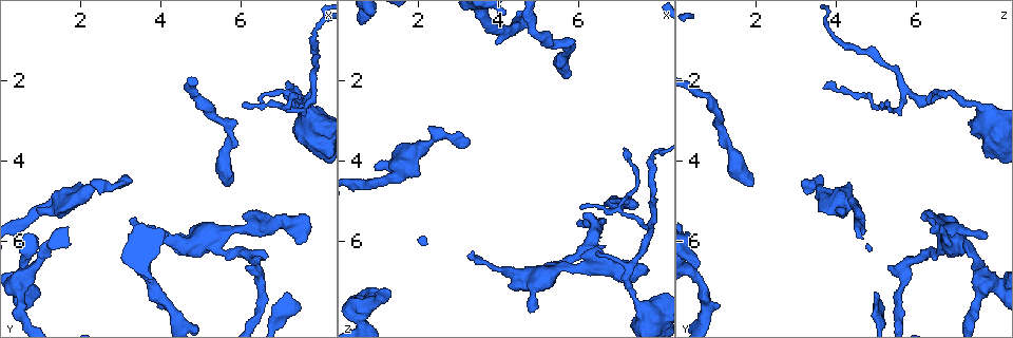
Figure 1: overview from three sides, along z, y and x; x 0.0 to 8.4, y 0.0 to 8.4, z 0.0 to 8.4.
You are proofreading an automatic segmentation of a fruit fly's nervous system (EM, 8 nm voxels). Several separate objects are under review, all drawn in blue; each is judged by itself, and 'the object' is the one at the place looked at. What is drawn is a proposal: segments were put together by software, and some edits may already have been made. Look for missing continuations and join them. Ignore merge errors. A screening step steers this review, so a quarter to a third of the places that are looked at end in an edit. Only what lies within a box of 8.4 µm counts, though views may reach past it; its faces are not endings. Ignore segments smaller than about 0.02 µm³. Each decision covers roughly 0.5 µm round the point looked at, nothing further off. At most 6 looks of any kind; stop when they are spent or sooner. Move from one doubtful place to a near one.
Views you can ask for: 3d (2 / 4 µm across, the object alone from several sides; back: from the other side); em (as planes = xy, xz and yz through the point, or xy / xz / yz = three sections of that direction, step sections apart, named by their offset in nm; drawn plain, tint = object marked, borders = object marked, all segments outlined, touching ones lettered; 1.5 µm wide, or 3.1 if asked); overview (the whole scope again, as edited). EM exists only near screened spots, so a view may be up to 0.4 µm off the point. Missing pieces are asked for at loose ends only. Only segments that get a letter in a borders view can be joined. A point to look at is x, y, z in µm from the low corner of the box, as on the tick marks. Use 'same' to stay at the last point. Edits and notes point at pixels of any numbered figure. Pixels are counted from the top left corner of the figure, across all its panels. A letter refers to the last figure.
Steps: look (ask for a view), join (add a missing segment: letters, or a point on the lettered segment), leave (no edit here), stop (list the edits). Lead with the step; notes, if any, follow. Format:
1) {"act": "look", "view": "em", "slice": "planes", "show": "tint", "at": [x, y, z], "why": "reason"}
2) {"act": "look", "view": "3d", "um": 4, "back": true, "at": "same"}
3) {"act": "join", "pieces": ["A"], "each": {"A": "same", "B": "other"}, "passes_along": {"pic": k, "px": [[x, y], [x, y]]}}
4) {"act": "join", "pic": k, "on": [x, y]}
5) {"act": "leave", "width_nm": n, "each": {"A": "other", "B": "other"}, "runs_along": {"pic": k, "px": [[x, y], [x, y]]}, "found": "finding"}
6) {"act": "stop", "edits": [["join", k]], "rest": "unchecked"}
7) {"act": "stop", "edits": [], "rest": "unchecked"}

{"act": "look", "view": "3d", "um": 4, "back": true, "at": [6.00, 2.70, 5.15], "why": "branch stops here"}

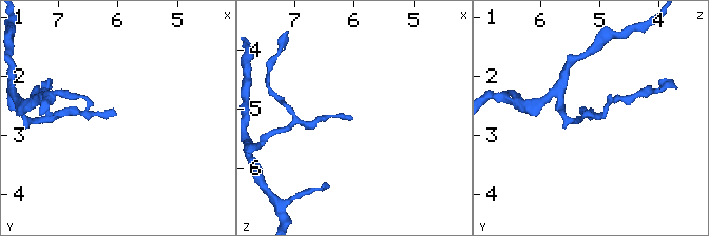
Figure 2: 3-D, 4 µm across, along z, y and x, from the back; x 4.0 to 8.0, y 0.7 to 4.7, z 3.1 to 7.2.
{"act": "look", "view": "em", "slice": "planes", "show": "borders", "at": [6.05, 2.65, 5.15], "why": "shape alone is not enough"}

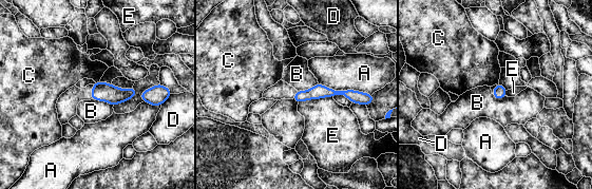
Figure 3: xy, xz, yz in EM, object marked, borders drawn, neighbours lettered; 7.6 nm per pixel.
{"act": "leave", "each": {"A": "other", "B": "other", "C": "other", "D": "other", "E": "other"}, "found": "no lettered segment goes on from it"}

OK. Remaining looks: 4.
{"act": "look", "view": "em", "slice": "yz", "step": 4, "show": "tint", "at": [3.35, 5.45, 6.30], "why": "free end"}

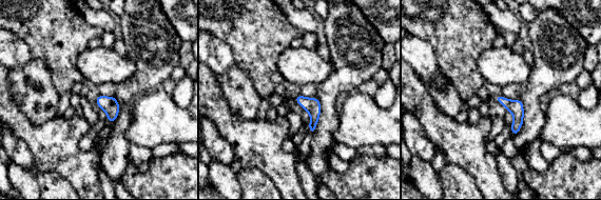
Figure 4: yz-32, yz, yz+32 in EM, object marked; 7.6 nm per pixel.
{"act": "look", "view": "em", "slice": "xz", "step": 4, "show": "borders", "at": "same", "why": "cut it another way"}

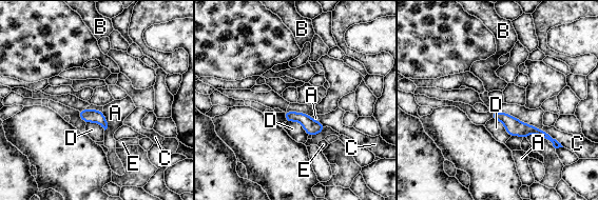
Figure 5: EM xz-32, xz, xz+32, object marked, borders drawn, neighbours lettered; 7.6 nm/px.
{"act": "leave", "each": {"A": "other", "B": "other", "C": "other", "D": "other", "E": "other"}, "found": "none of them fits"}

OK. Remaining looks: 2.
{"act": "stop", "edits": [], "rest": "unchecked"}

